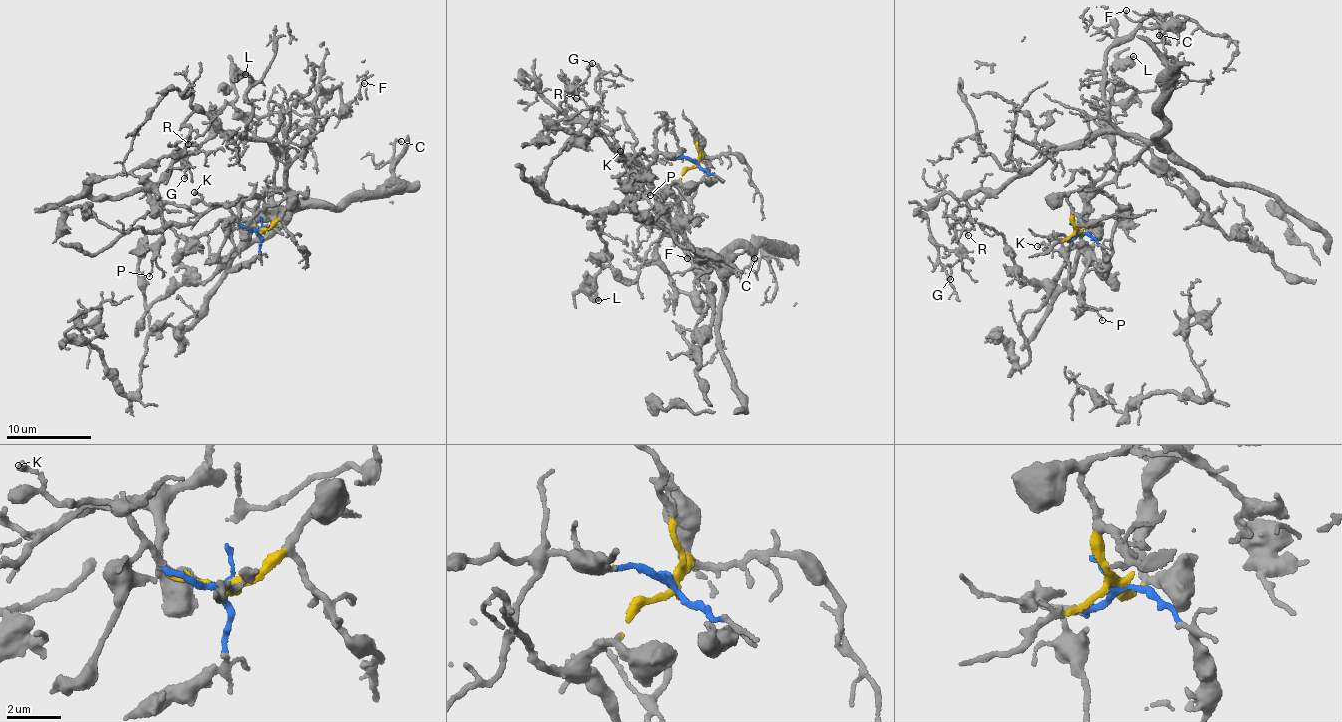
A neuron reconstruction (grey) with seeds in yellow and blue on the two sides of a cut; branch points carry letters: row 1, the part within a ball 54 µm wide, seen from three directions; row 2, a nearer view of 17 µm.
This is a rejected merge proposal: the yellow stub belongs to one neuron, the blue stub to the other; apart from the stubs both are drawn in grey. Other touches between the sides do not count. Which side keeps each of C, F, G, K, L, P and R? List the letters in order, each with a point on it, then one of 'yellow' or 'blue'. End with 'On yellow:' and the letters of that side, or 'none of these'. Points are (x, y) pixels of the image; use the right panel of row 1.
C: (1159, 35) | yellow
F: (1126, 10) | yellow
G: (950, 279) | yellow
K: (1037, 246) | blue
L: (1133, 56) | blue
P: (1102, 320) | blue
R: (968, 235) | yellow
On yellow: C, F, G, R

